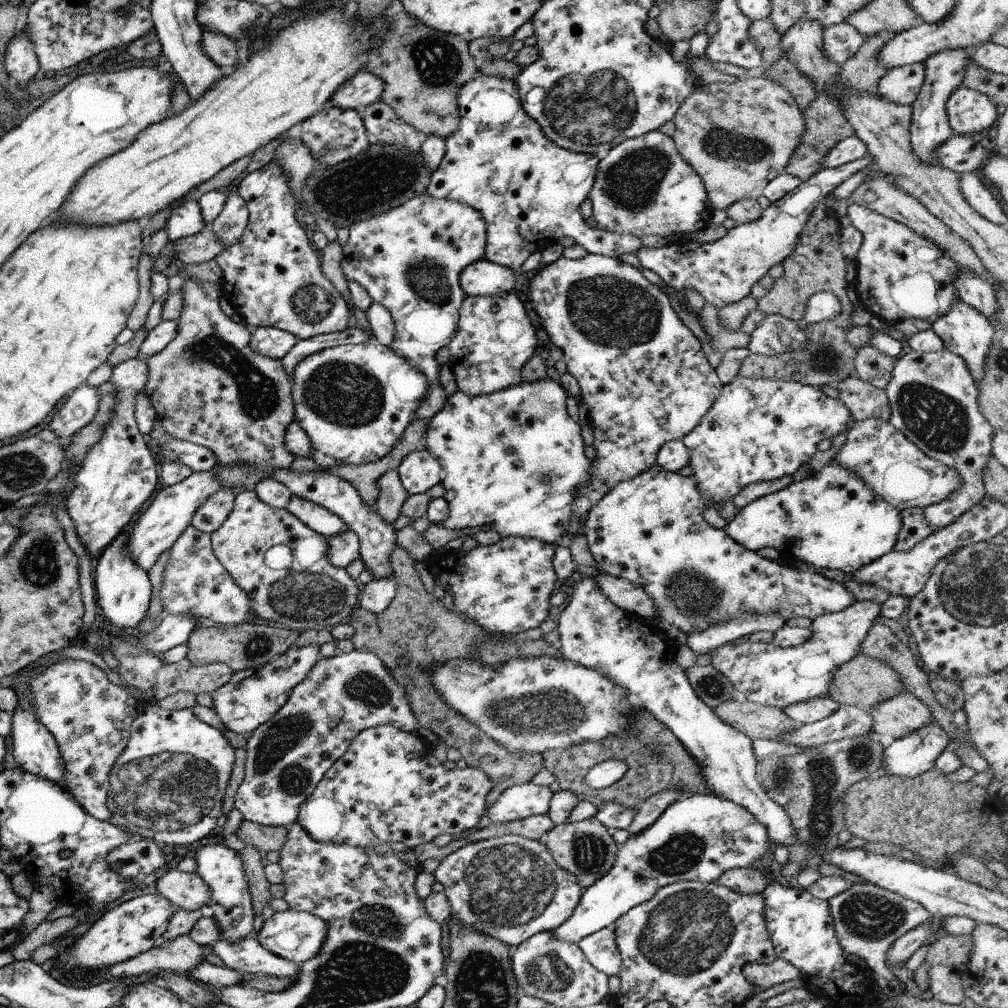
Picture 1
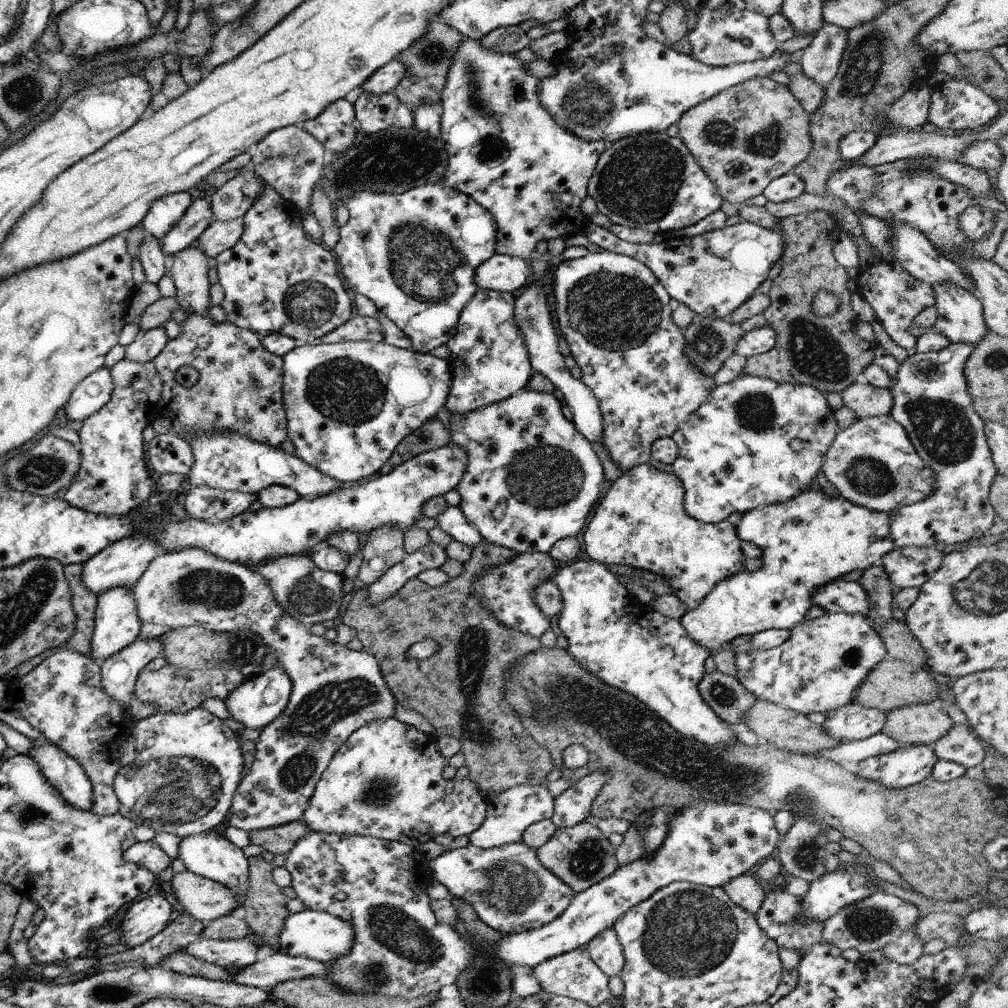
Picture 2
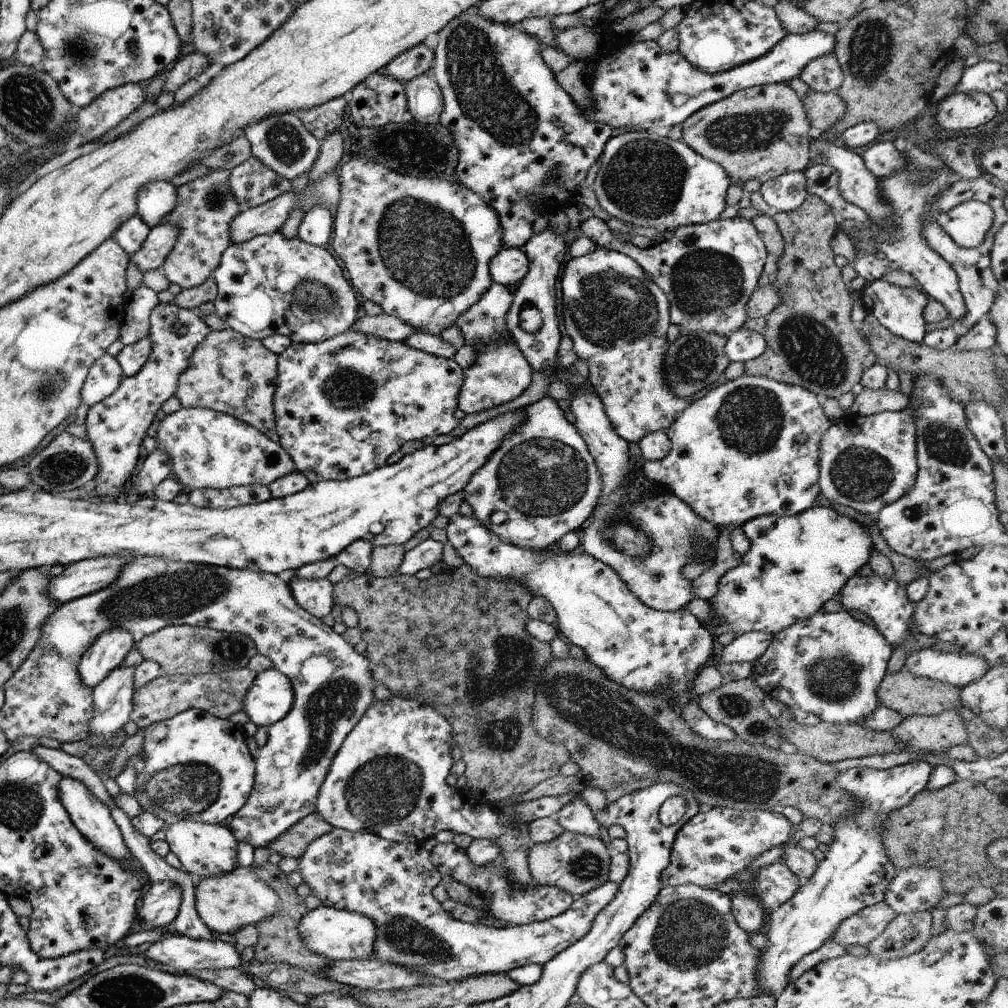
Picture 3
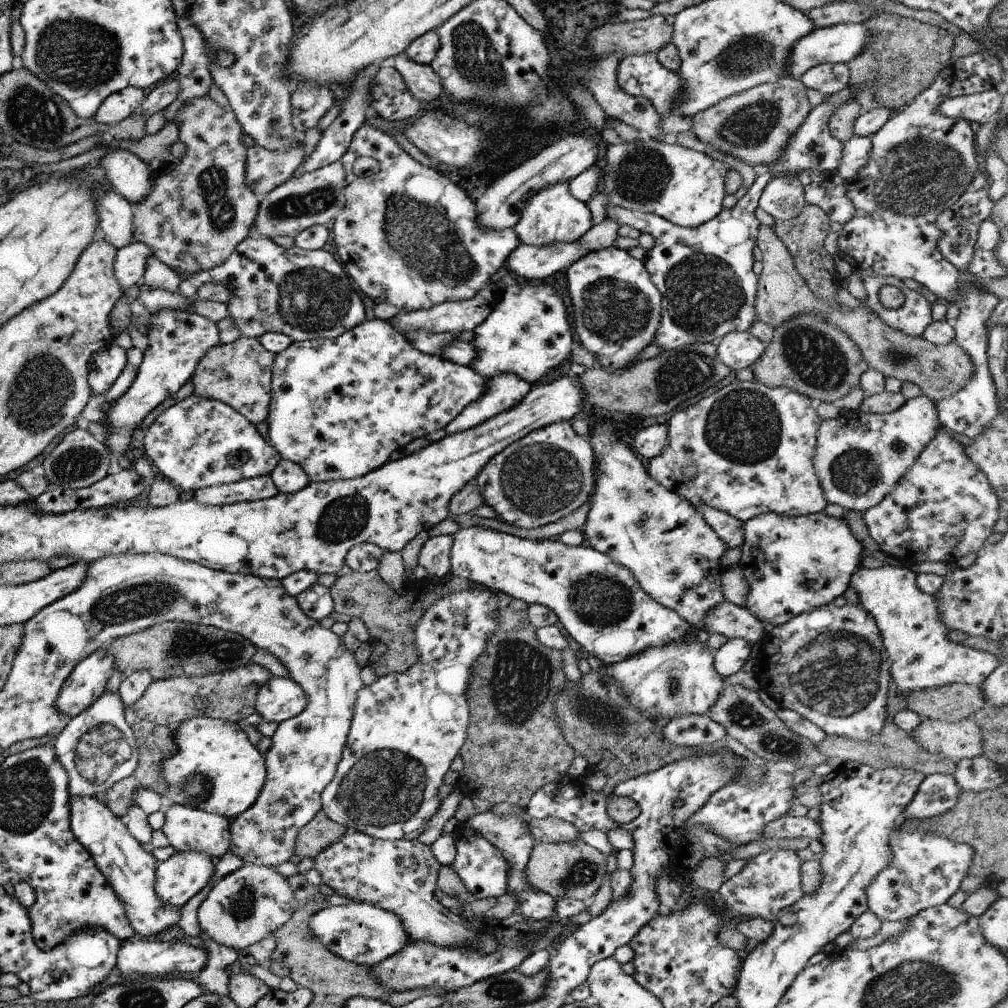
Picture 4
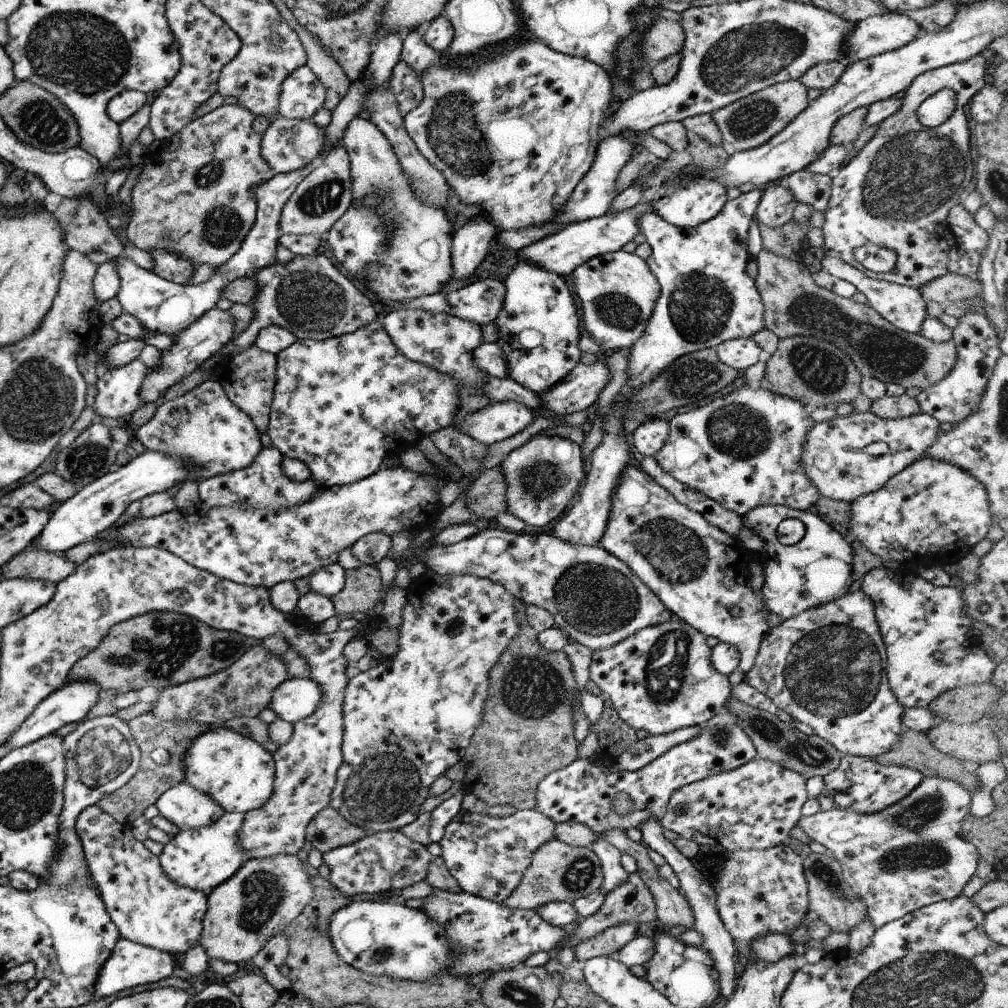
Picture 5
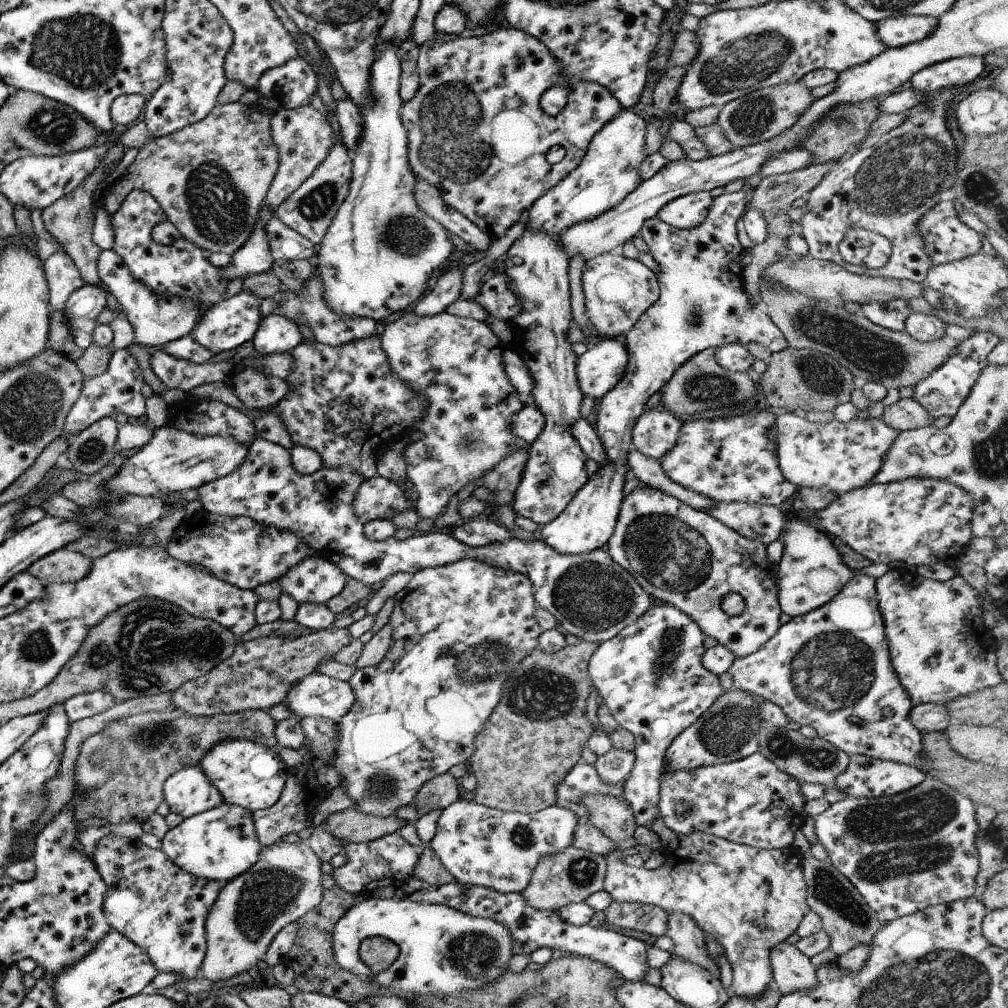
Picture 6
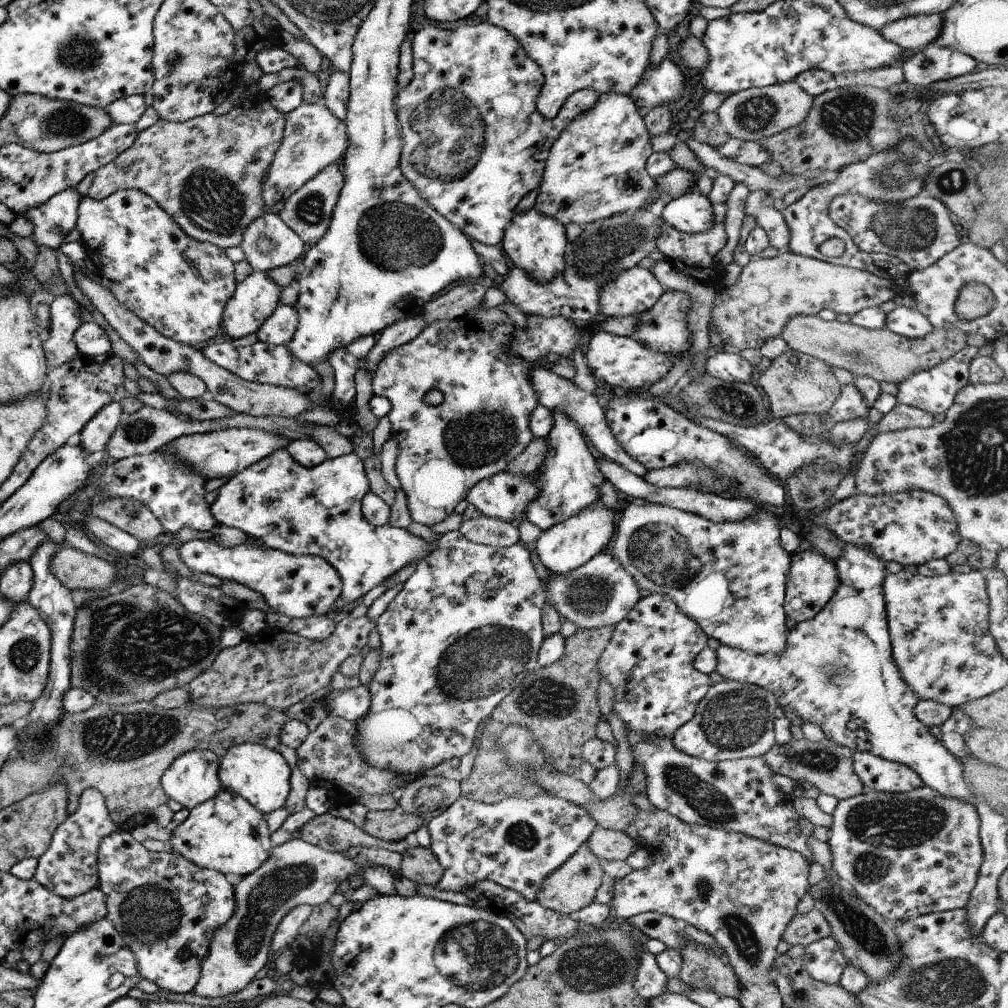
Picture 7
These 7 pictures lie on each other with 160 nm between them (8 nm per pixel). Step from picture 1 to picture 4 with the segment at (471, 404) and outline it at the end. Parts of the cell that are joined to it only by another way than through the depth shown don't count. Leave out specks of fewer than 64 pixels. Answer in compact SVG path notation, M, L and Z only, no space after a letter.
M561 420L533 430L527 436L503 448L483 466L473 482L481 492L484 505L495 512L495 519L515 528L537 530L571 514L587 500L594 485L593 448L586 437L577 436L573 432L570 424L570 421Z

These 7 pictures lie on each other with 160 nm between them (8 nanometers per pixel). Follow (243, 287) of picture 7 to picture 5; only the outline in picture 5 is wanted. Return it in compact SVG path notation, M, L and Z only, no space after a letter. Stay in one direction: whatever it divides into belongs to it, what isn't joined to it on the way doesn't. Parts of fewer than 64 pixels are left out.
M213 306L184 329L171 336L172 345L160 352L159 362L153 368L148 368L145 373L138 392L138 401L141 406L145 402L160 402L161 396L170 386L177 384L187 374L191 374L204 360L213 357L221 347L234 338L233 327L228 310L221 311Z

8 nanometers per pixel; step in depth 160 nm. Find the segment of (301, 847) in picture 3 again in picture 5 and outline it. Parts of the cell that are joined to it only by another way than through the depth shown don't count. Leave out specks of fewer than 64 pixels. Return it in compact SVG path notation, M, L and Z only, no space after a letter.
M327 806L317 812L305 827L304 840L320 853L351 844L369 834L349 824L337 810Z

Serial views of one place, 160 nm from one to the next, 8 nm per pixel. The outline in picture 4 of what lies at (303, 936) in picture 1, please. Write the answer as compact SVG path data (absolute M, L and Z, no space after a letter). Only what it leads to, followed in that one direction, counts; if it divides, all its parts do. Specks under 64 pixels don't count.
M349 902L345 906L323 908L309 918L309 931L332 954L369 969L409 944L399 916L366 903Z

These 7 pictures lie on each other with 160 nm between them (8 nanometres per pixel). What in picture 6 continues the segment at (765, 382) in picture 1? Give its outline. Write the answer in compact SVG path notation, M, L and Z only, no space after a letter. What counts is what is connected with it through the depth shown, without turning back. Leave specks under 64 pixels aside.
M753 405L738 415L683 421L676 443L659 459L660 467L674 483L715 503L789 504L801 488L787 482L778 467L776 448L768 437L775 417Z

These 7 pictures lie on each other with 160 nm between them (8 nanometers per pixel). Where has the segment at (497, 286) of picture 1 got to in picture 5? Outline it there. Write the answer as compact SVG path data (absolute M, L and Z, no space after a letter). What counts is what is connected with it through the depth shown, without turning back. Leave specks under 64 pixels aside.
M640 200L639 203L624 211L565 225L561 230L544 236L542 239L524 246L520 251L516 251L516 256L523 261L528 261L529 264L537 265L547 272L564 278L586 260L615 252L621 249L625 243L631 241L633 236L638 233L636 218L647 211L653 211L650 208L650 203L643 203Z

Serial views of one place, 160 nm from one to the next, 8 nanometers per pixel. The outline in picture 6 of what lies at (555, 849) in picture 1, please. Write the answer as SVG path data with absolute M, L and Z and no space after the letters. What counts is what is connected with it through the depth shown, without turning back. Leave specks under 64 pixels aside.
M572 844L553 855L543 855L531 871L527 886L520 892L522 899L534 909L556 911L566 904L583 903L594 892L602 890L602 882L605 876L606 865L609 859L602 856L575 848Z

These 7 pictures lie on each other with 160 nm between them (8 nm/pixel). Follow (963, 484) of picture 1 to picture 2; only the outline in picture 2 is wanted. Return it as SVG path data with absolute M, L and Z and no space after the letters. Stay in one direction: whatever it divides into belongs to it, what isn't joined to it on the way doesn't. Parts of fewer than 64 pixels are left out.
M950 343L946 348L927 353L910 352L899 364L895 380L889 389L893 396L893 406L889 415L897 424L901 424L905 435L913 446L917 457L930 470L933 476L933 488L929 496L919 502L901 506L887 512L889 520L889 538L894 548L933 548L941 544L951 548L955 544L967 543L988 533L993 524L995 512L988 500L988 491L996 476L989 448L983 432L983 421L972 408L971 396L967 392L963 366L976 344Z

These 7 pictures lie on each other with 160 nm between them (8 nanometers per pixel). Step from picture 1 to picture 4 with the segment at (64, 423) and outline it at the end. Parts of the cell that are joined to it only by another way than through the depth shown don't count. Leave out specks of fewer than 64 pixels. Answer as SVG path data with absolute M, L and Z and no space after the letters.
M116 345L100 348L88 363L87 385L93 394L104 394L115 378L122 372L126 362L125 352Z

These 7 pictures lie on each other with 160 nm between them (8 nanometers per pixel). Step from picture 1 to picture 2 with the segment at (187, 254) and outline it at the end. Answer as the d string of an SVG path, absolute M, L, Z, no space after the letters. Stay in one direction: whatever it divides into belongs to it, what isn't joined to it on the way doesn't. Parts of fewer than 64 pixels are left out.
M243 218L235 220L213 221L203 230L198 237L199 248L205 256L213 261L214 257L237 244L243 233Z

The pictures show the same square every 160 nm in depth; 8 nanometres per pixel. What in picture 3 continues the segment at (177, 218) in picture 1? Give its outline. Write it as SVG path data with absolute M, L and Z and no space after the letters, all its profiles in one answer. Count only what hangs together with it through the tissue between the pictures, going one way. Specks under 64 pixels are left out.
M155 180L143 184L135 200L136 215L151 229L173 210L175 205L175 187L165 180Z

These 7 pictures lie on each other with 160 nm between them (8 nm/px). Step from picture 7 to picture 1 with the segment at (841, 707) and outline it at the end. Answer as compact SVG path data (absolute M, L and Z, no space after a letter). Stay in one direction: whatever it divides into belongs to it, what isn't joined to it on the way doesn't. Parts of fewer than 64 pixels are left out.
M855 601L841 612L817 616L809 624L809 640L797 646L779 647L761 642L739 642L723 644L709 652L710 666L729 680L735 691L743 694L751 703L787 708L821 696L828 696L833 672L841 668L847 660L861 654L861 642L865 639L873 619L878 616L880 606L867 601Z

